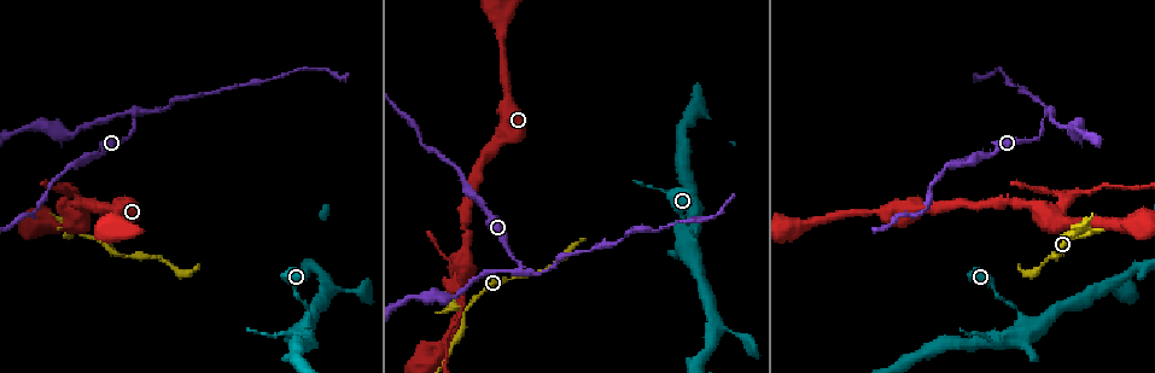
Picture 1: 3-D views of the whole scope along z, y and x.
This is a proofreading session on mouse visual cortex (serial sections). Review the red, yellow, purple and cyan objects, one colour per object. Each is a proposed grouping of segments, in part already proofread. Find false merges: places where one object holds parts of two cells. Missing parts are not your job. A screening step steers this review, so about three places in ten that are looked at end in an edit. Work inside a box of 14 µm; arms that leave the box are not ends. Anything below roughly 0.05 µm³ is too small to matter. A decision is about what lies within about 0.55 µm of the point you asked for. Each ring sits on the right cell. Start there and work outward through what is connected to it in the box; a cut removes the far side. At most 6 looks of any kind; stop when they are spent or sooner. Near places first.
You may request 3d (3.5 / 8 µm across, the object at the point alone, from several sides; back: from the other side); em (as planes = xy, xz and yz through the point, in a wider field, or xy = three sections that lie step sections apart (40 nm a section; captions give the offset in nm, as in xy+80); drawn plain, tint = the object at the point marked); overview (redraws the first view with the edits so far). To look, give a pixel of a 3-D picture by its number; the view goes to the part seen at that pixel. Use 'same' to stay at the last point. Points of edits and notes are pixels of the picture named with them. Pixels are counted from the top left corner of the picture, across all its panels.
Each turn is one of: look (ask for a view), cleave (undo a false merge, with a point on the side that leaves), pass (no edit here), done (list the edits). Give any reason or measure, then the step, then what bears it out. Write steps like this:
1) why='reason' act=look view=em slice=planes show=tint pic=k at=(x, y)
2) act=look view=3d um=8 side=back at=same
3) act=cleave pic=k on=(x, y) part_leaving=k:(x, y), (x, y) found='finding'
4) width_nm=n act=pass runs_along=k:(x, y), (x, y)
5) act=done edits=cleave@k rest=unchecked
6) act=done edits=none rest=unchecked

why='thin neck' act=look view=3d um=3.5 pic=1 at=(925, 211)

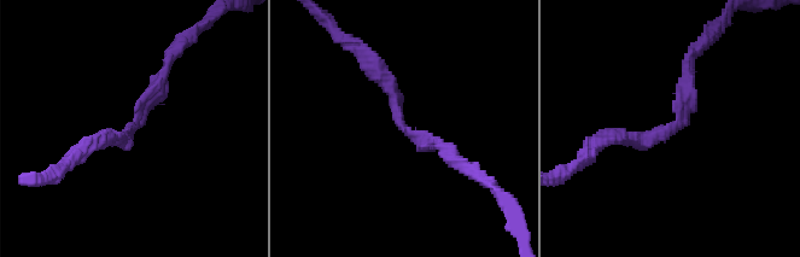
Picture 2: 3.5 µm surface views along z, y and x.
arm_widths_nm=150,200 act=look view=em slice=planes show=tint pic=2 at=(682, 124)

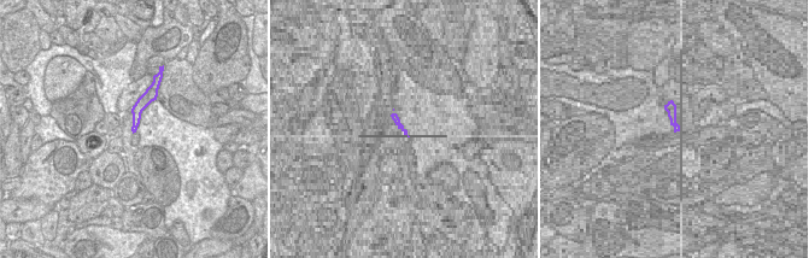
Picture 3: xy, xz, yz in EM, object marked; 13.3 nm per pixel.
act=look view=em slice=xy step=1 show=tint at=same

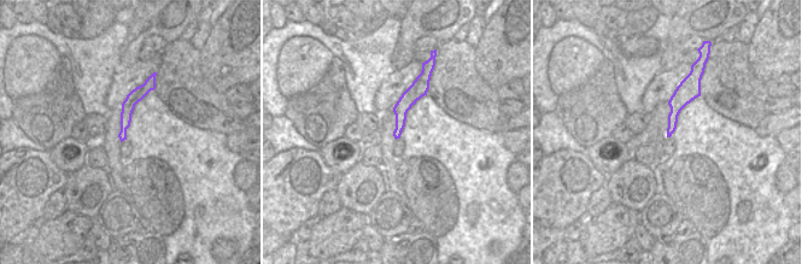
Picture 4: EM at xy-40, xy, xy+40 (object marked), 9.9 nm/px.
act=pass runs_along=4:(146, 86), (128, 105), (122, 136) found='all the same cell'

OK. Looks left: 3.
why='arms part here' act=look view=3d um=3.5 pic=1 at=(462, 316)

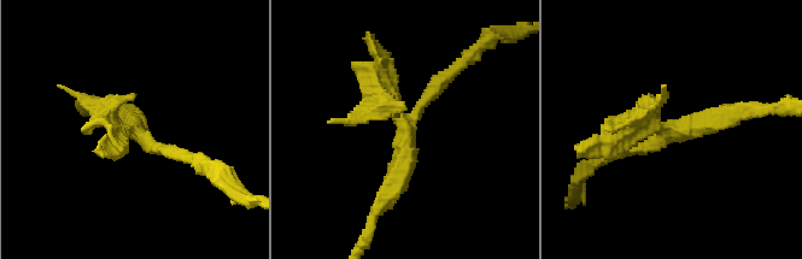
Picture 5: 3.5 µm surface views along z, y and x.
act=cleave pic=5 on=(640, 113) part_leaving=5:(659, 130), (575, 148) found='a second cell is stuck on'

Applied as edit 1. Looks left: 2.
why='branch point' act=look view=3d um=3.5 pic=1 at=(694, 215)

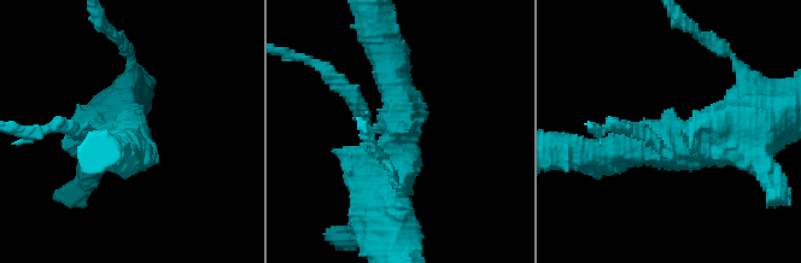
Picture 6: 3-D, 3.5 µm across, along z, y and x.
why='need the tissue' act=look view=em slice=planes show=tint pic=6 at=(668, 149)

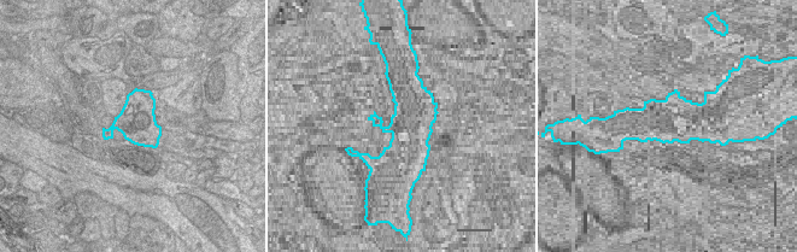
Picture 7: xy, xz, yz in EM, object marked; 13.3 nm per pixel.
width_nm=500 act=cleave pic=6 on=(345, 93) part_leaving=6:(376, 128), (337, 79), (299, 57) found='two cells meet here'

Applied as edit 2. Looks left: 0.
act=done edits=cleave@5,cleave@6 rest=unchecked

